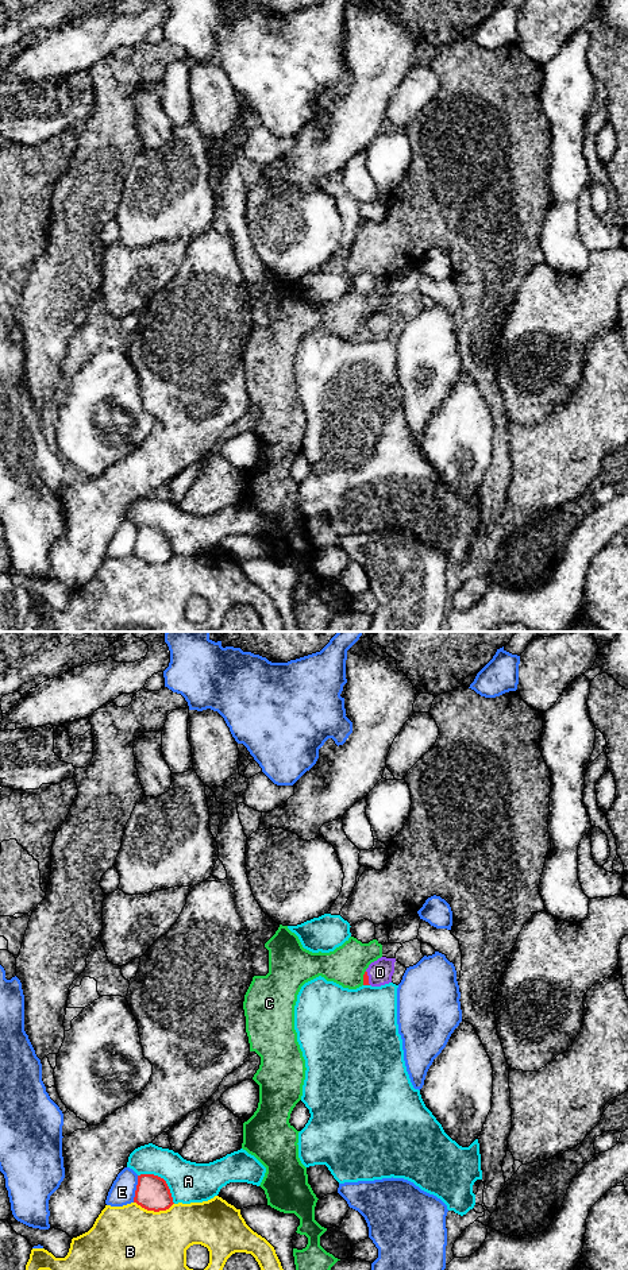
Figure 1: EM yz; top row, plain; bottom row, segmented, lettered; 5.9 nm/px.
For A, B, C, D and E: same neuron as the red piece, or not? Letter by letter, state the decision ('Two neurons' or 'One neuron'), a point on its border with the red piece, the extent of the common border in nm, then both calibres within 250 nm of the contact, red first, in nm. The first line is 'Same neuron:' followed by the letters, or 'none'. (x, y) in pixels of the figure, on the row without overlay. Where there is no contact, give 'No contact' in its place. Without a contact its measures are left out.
Same neuron: D
A: Two neurons. Touches red at yz (162, 531). Shared border 280 nm. Thickness 200 nm (red) against 240 nm
B: Two neurons. Touches red at yz (154, 563). Shared border 240 nm. Thickness 200 nm (red) against 500 nm
C: Two neurons. Touches red at yz (363, 329). Shared border 90 nm. Thickness 30 nm (red) against 240 nm
D: One neuron. Touches red at yz (368, 329). Shared border 90 nm. Thickness 30 nm (red) against 150 nm
E: Two neurons. Touches red at yz (137, 541). Shared border 160 nm. Thickness 200 nm (red) against 150 nm

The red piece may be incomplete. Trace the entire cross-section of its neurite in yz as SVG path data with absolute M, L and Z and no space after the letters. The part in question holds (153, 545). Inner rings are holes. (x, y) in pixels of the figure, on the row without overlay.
M154 526L138 528L134 555L147 563L166 563L174 555L166 533Z

